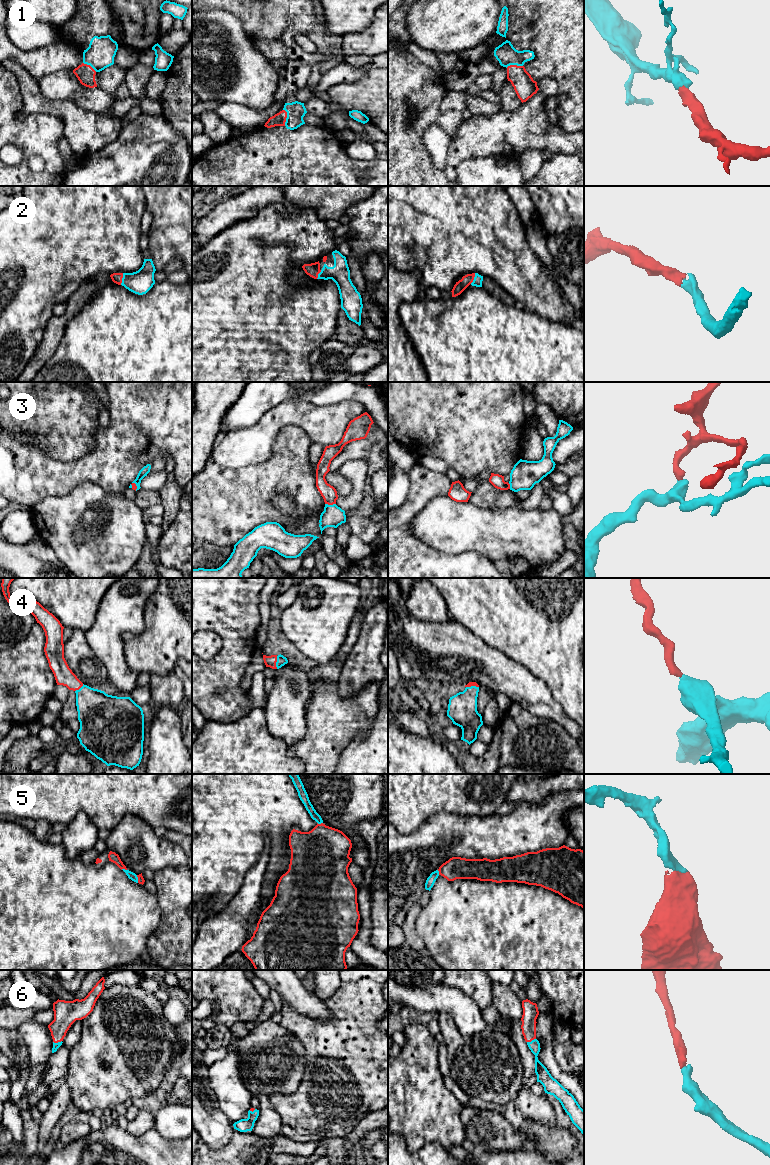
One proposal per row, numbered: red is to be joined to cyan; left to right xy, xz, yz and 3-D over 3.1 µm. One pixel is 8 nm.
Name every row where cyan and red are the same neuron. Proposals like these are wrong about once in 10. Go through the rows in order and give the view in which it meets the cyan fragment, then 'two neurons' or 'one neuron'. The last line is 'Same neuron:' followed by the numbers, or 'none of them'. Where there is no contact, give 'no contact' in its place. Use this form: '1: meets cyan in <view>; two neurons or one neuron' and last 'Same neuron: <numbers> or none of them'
1: meets cyan in xz; one neuron
2: meets cyan in xy; one neuron
3: meets cyan in xz; one neuron
4: meets cyan in xz; one neuron
5: meets cyan in xz; one neuron
6: meets cyan in xy; one neuron
Same neuron: 1, 2, 3, 4, 5, 6

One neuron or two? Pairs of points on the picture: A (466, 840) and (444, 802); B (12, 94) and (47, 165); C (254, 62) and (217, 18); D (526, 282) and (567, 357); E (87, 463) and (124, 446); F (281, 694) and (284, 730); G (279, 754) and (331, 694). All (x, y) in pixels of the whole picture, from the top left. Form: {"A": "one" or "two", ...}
{"A": "two", "B": "one", "C": "one", "D": "two", "E": "one", "F": "one", "G": "two"}

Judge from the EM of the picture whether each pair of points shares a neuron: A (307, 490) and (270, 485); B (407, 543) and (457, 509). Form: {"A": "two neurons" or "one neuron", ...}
{"A": "one neuron", "B": "two neurons"}

